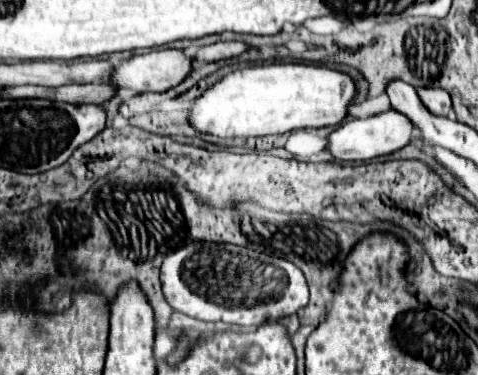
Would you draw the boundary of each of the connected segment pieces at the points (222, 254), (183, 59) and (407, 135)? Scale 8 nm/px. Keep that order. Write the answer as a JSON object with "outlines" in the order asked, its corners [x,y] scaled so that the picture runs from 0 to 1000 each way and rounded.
{"outlines":[[[[404,640],[341,693],[337,768],[366,832],[487,869],[542,869],[559,853],[621,837],[646,811],[638,736],[613,699],[513,656],[433,651],[429,640]]],[[[366,128],[320,133],[320,139],[274,149],[270,160],[249,165],[228,219],[241,224],[245,235],[274,235],[282,245],[349,245],[374,229],[400,197],[400,176],[404,176],[404,155],[387,149],[383,133],[366,133]]],[[[814,293],[764,320],[743,315],[743,320],[722,320],[718,331],[709,331],[688,363],[688,379],[692,379],[688,405],[709,427],[759,432],[759,427],[831,405],[847,395],[864,368],[868,368],[868,331],[851,309],[839,309],[839,299]]]]}

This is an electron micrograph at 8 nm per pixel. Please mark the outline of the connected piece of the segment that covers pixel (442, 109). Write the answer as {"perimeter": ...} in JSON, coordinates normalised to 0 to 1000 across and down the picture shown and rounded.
{"perimeter":[[[872,235],[881,272],[914,309],[935,309],[944,299],[944,261],[923,235]]]}

